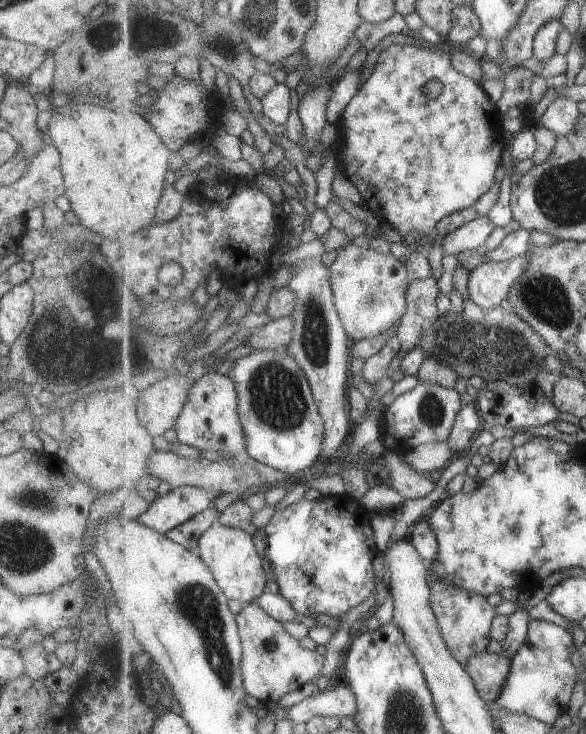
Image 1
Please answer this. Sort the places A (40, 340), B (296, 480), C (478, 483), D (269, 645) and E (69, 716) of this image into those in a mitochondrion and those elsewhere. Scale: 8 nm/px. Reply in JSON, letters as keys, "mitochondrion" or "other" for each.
{"A":"mitochondrion","B":"other","C":"other","D":"mitochondrion","E":"other"}

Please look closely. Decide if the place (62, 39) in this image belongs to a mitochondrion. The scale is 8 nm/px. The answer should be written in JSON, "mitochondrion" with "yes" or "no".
{"mitochondrion":"no"}

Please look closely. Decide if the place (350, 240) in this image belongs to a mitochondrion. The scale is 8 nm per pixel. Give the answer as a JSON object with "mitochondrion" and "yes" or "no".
{"mitochondrion":"no"}

